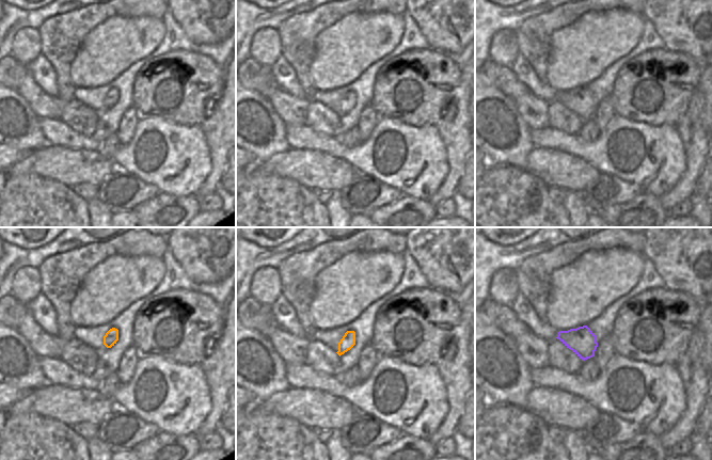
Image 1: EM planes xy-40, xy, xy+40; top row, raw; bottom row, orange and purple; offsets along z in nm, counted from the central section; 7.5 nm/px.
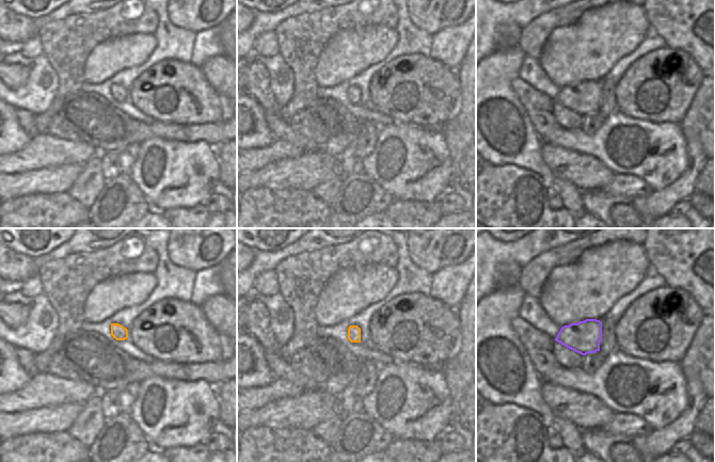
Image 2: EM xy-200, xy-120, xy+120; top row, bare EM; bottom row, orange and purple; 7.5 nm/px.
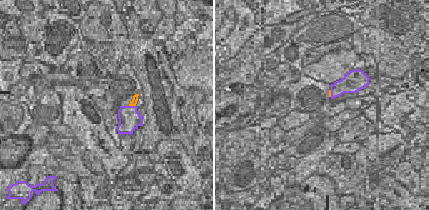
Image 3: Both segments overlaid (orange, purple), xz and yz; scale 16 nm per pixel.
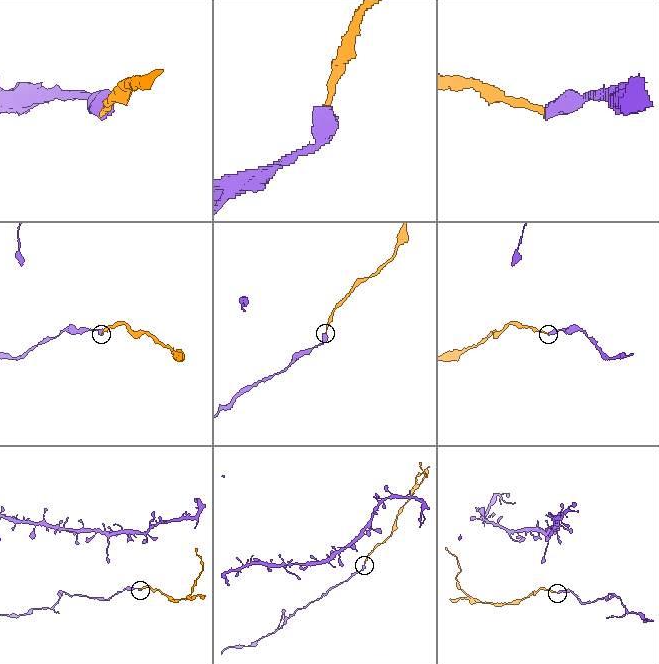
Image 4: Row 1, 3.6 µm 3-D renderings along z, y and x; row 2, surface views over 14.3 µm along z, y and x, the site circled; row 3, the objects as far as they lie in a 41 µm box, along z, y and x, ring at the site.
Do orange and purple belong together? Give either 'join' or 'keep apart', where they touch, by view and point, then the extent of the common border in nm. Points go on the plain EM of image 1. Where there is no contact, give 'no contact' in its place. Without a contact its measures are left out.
join; no contact

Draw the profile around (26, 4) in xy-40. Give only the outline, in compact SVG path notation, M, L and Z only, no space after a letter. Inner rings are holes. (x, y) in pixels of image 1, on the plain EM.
M1 0L1 1L6 2L9 4L13 4L26 11L34 11L36 9L41 9L49 4L53 0Z

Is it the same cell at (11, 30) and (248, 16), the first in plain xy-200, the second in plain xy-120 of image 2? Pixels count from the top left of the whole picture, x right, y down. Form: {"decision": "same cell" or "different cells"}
{"decision": "same cell"}

